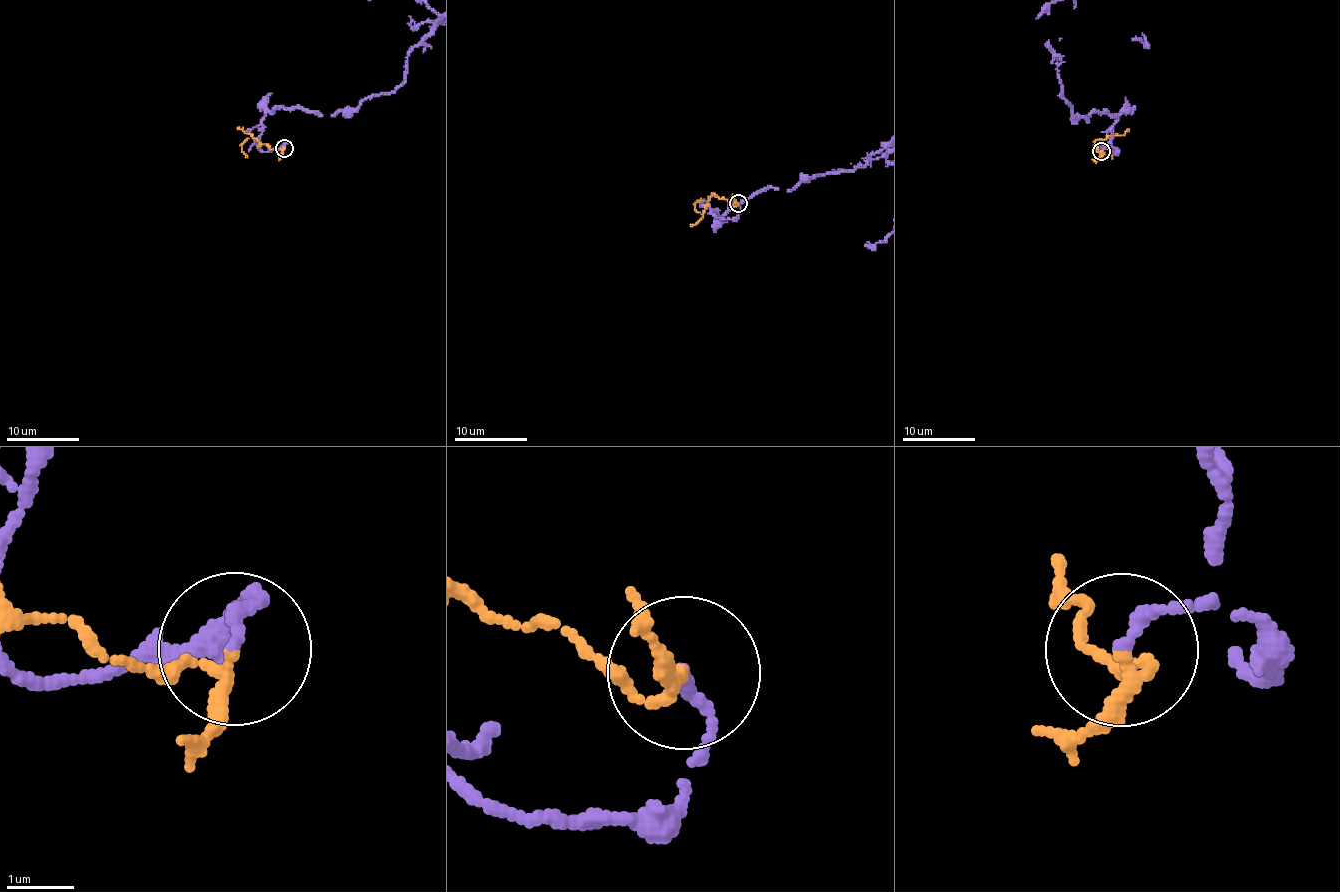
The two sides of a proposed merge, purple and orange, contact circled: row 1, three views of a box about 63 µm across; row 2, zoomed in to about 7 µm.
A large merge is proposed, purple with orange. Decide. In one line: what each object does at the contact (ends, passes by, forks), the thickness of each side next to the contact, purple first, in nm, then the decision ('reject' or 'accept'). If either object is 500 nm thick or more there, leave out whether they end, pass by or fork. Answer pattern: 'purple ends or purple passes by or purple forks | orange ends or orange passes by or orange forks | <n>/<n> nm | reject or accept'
purple ends | orange passes by | 190/150 nm | accept

